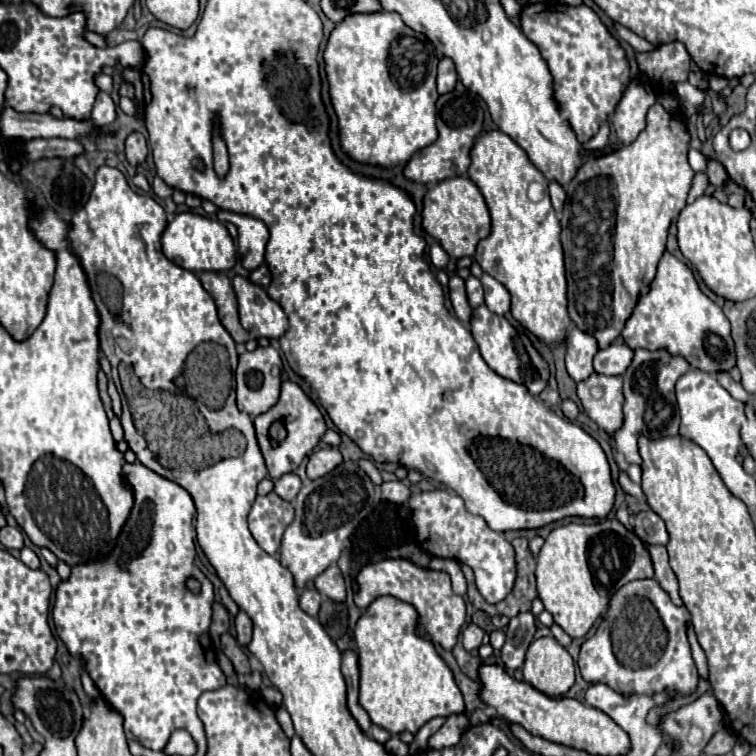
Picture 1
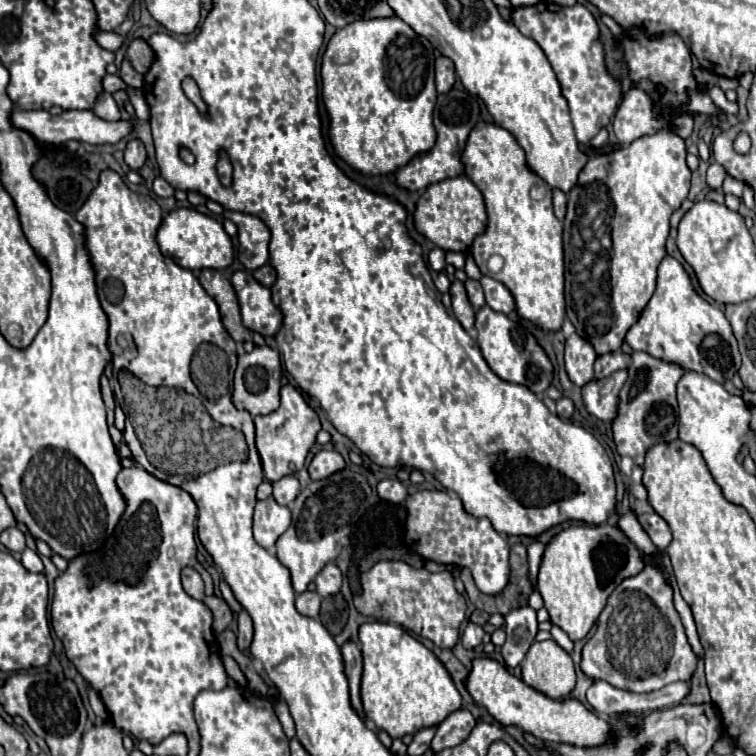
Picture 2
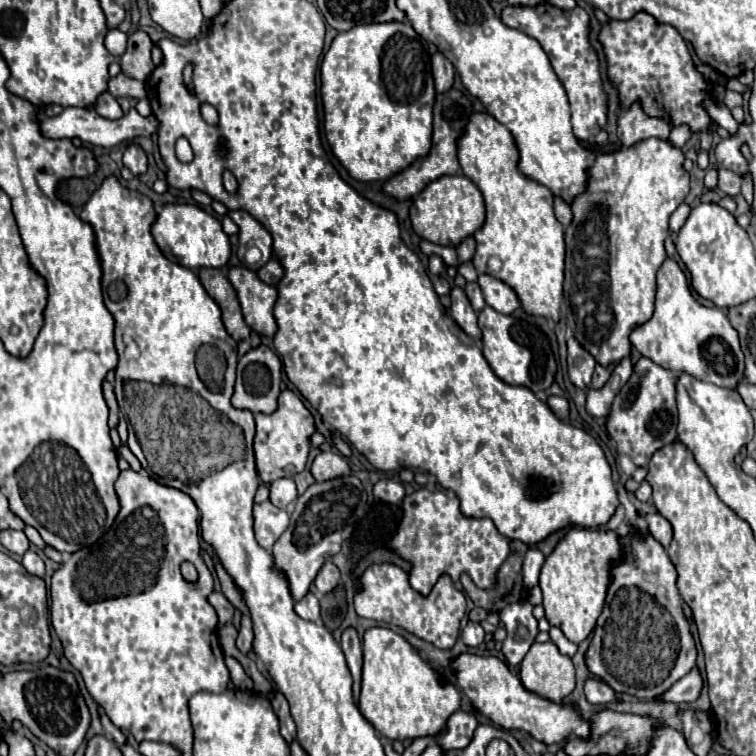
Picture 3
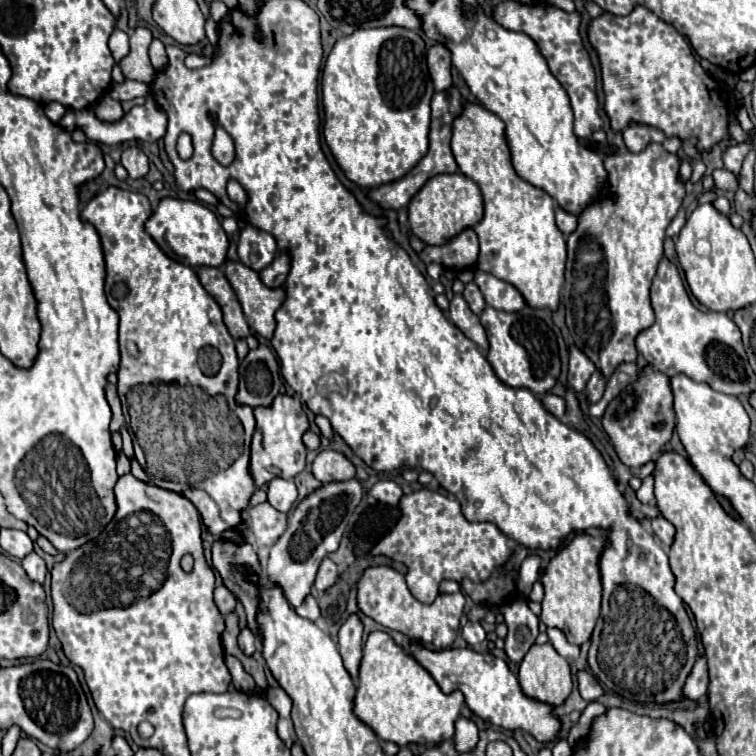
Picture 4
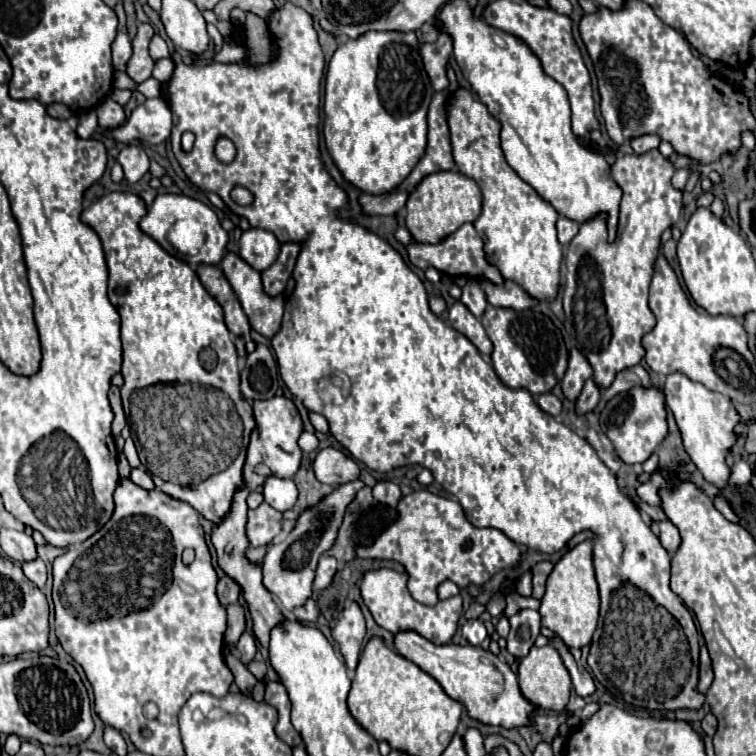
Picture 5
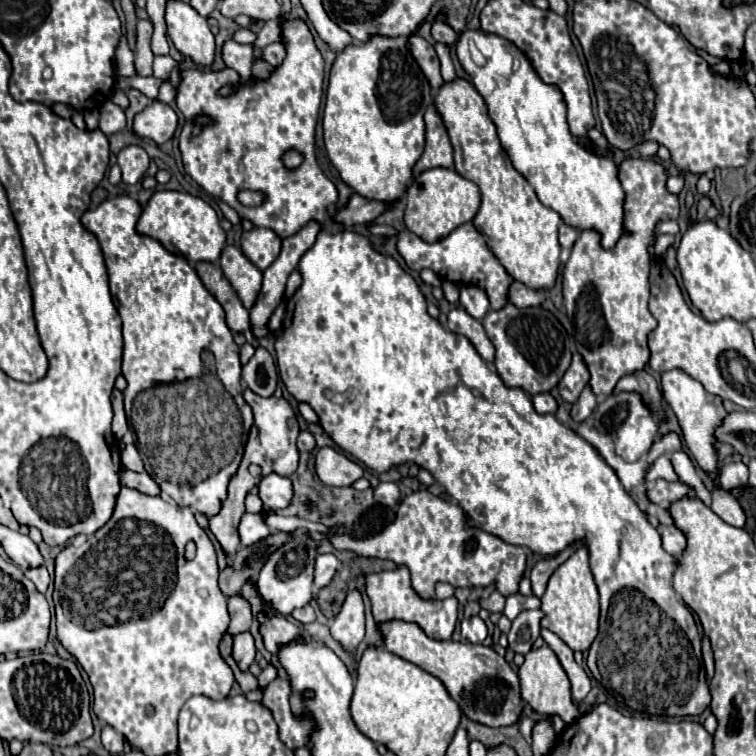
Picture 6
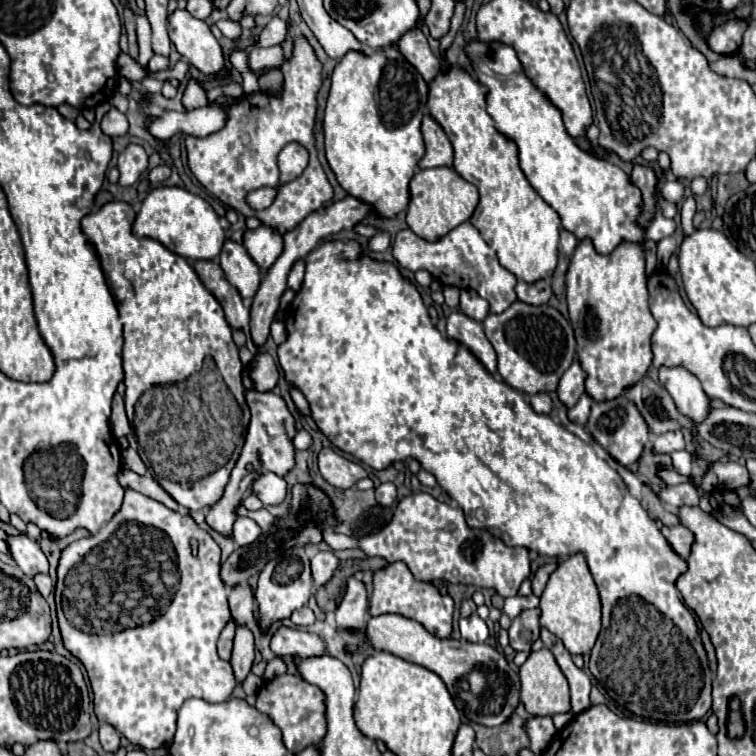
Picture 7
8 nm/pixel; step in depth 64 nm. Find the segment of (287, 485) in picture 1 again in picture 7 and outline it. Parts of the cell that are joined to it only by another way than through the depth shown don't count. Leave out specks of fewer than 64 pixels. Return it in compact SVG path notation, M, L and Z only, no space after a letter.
M262 474L254 482L252 490L264 502L264 506L278 506L286 498L286 480L276 474Z

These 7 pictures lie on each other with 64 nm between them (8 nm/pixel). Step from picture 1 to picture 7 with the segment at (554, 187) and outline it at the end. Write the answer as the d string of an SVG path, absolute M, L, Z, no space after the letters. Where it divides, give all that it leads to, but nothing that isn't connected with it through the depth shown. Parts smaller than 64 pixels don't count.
M560 230L560 248L562 248L562 252L564 254L572 254L574 252L574 248L576 248L576 244L578 244L578 238L572 234L572 232L568 232L568 230Z

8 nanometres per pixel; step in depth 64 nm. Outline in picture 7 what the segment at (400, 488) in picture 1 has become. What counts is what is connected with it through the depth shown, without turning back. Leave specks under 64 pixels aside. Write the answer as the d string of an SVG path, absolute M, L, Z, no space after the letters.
M384 482L376 488L376 500L382 506L392 506L396 502L396 486L392 482Z

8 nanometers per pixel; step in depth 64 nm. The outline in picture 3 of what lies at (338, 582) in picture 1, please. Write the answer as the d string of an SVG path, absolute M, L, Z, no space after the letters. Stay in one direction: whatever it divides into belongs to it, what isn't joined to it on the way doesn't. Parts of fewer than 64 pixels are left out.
M330 560L324 562L324 566L320 568L320 572L318 572L316 580L314 580L316 590L320 594L328 594L338 586L338 582L340 582L340 570Z

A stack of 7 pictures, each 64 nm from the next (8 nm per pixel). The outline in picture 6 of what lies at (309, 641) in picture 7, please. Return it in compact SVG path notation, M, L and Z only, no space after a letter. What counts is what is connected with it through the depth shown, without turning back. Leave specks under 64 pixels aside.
M260 598L260 602L262 602L262 612L258 614L260 634L262 634L262 640L264 640L264 646L266 646L266 650L268 650L270 654L276 654L276 652L278 652L278 644L288 644L290 640L294 640L294 638L302 638L302 636L304 636L304 632L302 632L300 628L296 628L294 624L290 624L288 618L286 618L284 614L272 610L272 606L268 606L268 602L264 602L262 598Z

